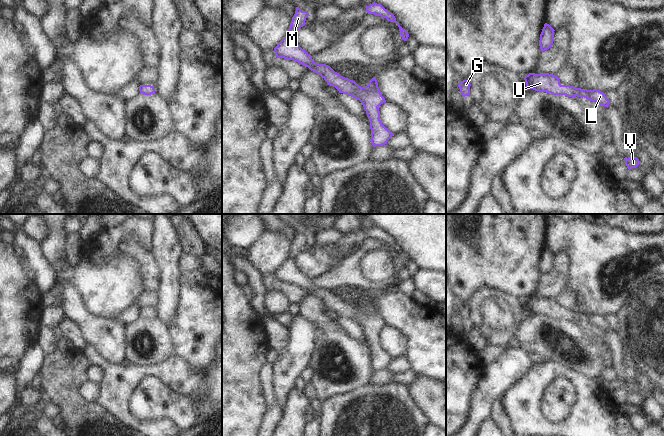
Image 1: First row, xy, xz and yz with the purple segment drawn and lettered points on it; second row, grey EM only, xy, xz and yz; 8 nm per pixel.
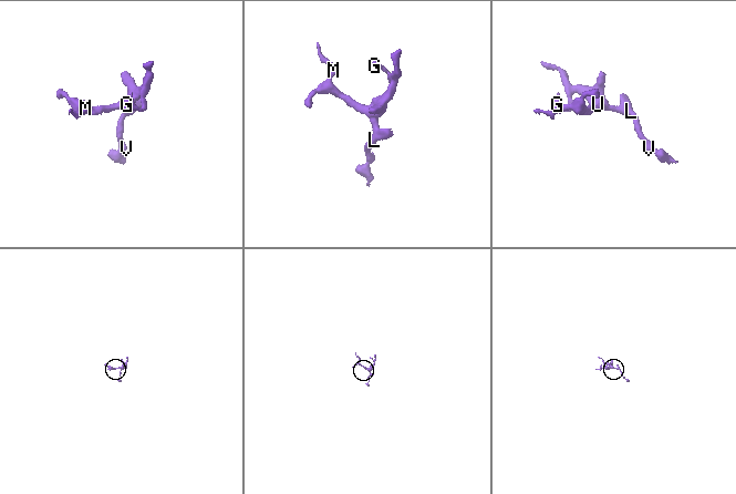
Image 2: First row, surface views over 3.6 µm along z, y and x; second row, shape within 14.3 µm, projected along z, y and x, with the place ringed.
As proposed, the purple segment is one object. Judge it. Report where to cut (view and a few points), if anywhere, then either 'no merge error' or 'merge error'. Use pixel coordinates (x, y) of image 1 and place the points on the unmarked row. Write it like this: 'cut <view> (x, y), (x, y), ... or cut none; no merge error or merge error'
cut none; no merge error

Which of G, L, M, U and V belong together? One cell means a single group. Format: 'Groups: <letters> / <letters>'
Groups: G L M U V.

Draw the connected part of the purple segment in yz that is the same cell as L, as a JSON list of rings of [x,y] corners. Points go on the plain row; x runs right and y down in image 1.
[[[529,297],[524,301],[524,304],[526,311],[535,315],[551,317],[553,319],[566,319],[567,321],[584,321],[604,331],[610,328],[603,316],[597,313],[587,314],[570,309],[561,309],[557,299]]]

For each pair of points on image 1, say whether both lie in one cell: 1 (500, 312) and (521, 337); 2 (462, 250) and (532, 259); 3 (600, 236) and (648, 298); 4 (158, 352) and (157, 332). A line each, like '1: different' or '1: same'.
1: different
2: same
3: different
4: same

